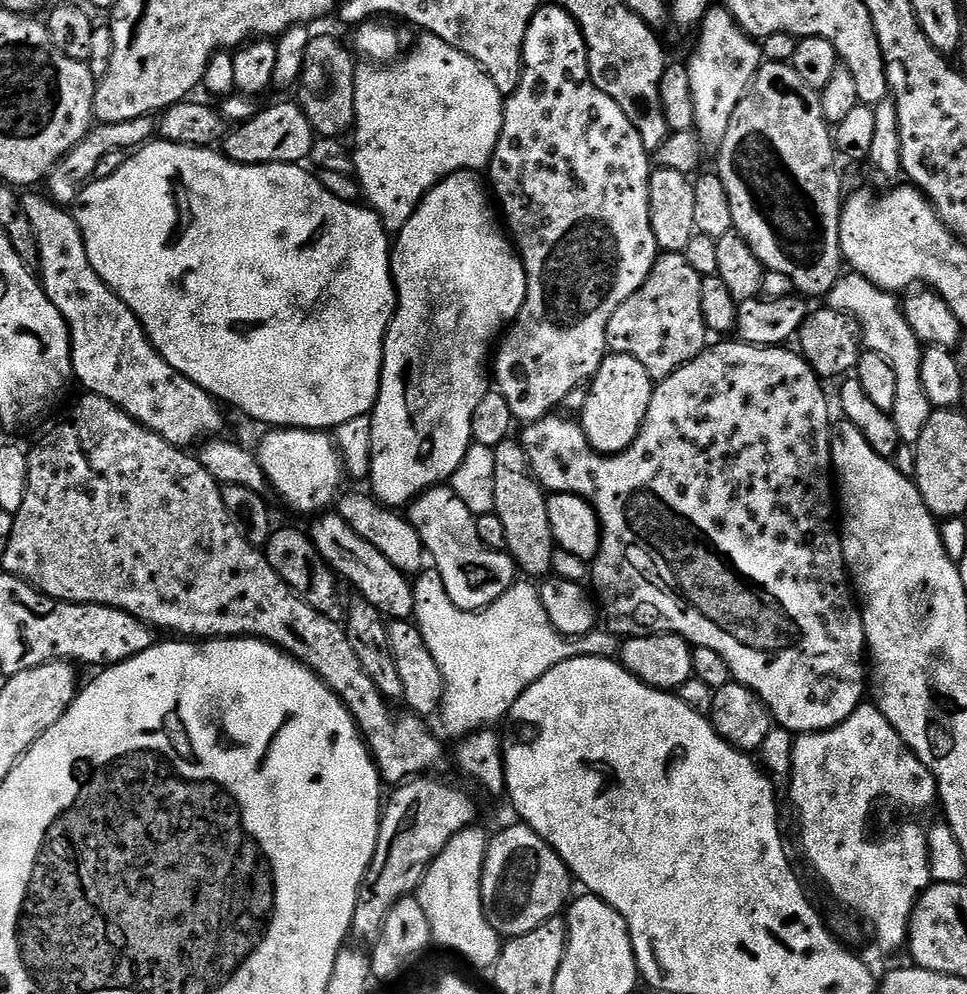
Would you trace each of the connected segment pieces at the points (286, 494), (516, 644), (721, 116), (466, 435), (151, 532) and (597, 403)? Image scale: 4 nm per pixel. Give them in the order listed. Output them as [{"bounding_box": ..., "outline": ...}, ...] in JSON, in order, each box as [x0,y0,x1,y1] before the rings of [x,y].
[{"bounding_box":[258,428,346,514],"outline":[[[278,428],[265,432],[268,433],[260,440],[258,459],[271,491],[276,491],[296,512],[319,514],[331,509],[341,495],[340,483],[346,480],[344,461],[340,459],[333,437],[327,431],[306,428]]]},{"bounding_box":[412,570,621,738],"outline":[[[425,570],[415,577],[412,585],[414,623],[420,629],[422,638],[426,638],[426,646],[430,646],[430,654],[434,654],[434,662],[438,662],[438,670],[442,670],[444,679],[444,697],[440,703],[438,721],[455,738],[471,736],[473,732],[482,732],[496,726],[503,716],[505,719],[511,713],[514,702],[522,698],[524,691],[534,686],[538,678],[554,670],[554,666],[579,656],[611,660],[619,653],[621,637],[608,630],[593,630],[575,638],[564,636],[550,622],[550,614],[546,614],[546,606],[542,606],[539,587],[532,582],[524,583],[528,584],[513,584],[510,590],[506,590],[506,594],[502,594],[502,598],[481,612],[467,612],[450,602],[450,594],[446,594],[442,578],[437,572]]]},{"bounding_box":[686,6,762,150],"outline":[[[722,6],[709,8],[698,25],[699,32],[696,49],[686,60],[690,90],[694,94],[694,131],[705,149],[716,150],[726,138],[726,130],[730,130],[730,118],[734,118],[738,102],[742,102],[756,81],[756,71],[762,63],[762,48]]]},{"bounding_box":[368,172,526,510],"outline":[[[455,172],[453,176],[447,176],[442,183],[430,189],[422,203],[414,210],[410,222],[406,222],[406,226],[402,226],[402,230],[395,237],[390,248],[392,281],[396,287],[396,313],[384,339],[380,393],[370,413],[372,417],[372,433],[370,434],[372,457],[370,458],[368,480],[370,485],[372,484],[371,495],[379,500],[384,507],[393,510],[403,509],[405,506],[411,505],[416,497],[428,491],[429,488],[451,481],[453,474],[458,470],[458,466],[462,466],[462,458],[466,458],[466,450],[474,442],[472,439],[472,415],[474,410],[478,410],[482,398],[486,398],[486,394],[490,390],[490,357],[493,355],[494,345],[501,339],[502,333],[515,320],[526,302],[524,264],[520,260],[513,241],[506,235],[505,229],[498,219],[497,209],[486,191],[485,181],[483,179],[480,181],[478,177],[479,175],[470,172]]]},{"bounding_box":[2,394,444,786],"outline":[[[91,394],[81,395],[81,400],[68,412],[68,417],[61,424],[56,424],[33,448],[28,452],[28,481],[26,482],[26,498],[22,498],[22,506],[14,513],[14,530],[10,533],[10,546],[6,546],[6,558],[2,561],[2,568],[7,575],[18,576],[27,584],[33,584],[42,594],[55,600],[70,602],[71,604],[105,604],[107,608],[117,608],[134,618],[141,620],[153,630],[169,628],[177,632],[180,638],[247,638],[249,640],[265,640],[266,643],[280,648],[302,661],[319,680],[348,707],[348,712],[360,727],[368,751],[376,761],[376,769],[380,772],[380,779],[385,785],[399,786],[409,780],[432,774],[436,767],[444,760],[444,748],[432,737],[425,721],[411,711],[403,710],[396,716],[391,703],[385,700],[383,694],[370,682],[370,678],[362,670],[362,662],[358,662],[358,654],[354,654],[350,647],[348,636],[344,632],[344,624],[338,620],[326,618],[326,614],[318,614],[314,606],[310,606],[286,582],[278,578],[278,574],[270,566],[267,555],[261,549],[250,546],[244,541],[240,527],[230,518],[226,510],[226,502],[222,502],[222,488],[216,479],[200,465],[195,455],[185,449],[176,448],[166,442],[149,428],[143,428],[134,418],[130,418],[114,402],[101,396]]]},{"bounding_box":[578,352,653,456],"outline":[[[617,352],[605,356],[602,366],[588,384],[586,406],[578,416],[592,449],[605,456],[627,450],[640,433],[646,410],[650,410],[653,391],[652,376],[638,358]]]}]

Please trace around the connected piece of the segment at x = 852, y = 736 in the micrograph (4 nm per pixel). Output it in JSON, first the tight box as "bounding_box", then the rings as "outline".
{"bounding_box":[788,702,938,952],"outline":[[[865,702],[856,709],[854,714],[850,714],[850,718],[846,718],[846,722],[828,728],[824,732],[806,732],[795,737],[792,745],[792,771],[788,782],[788,796],[792,799],[792,808],[796,811],[797,818],[800,819],[800,848],[804,851],[804,860],[812,867],[813,874],[824,883],[825,890],[842,907],[849,908],[858,919],[865,920],[872,927],[872,936],[876,939],[876,944],[882,951],[896,952],[899,948],[903,949],[908,943],[908,923],[912,917],[914,906],[920,895],[928,889],[929,884],[933,883],[932,867],[928,857],[928,833],[923,827],[920,829],[916,824],[908,824],[905,828],[898,829],[893,836],[884,836],[881,840],[875,840],[868,833],[868,819],[872,816],[872,807],[879,800],[889,800],[890,803],[897,804],[900,808],[909,808],[912,812],[920,812],[923,808],[930,807],[931,804],[935,805],[938,800],[938,793],[936,779],[933,778],[931,770],[908,749],[906,742],[902,742],[898,730],[894,730],[894,726],[890,726],[890,722],[876,708],[875,703]]]}

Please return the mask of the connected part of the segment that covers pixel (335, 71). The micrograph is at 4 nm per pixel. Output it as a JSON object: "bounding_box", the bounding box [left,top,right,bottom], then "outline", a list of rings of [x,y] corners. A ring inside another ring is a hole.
{"bounding_box":[296,35,356,139],"outline":[[[315,35],[306,48],[303,72],[298,81],[296,103],[306,114],[313,133],[321,139],[339,139],[355,127],[354,78],[356,60],[351,52],[334,36]]]}

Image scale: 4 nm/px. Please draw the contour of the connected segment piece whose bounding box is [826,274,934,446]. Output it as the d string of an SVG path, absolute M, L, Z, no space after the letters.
M855 274L841 275L835 286L828 291L827 307L845 312L860 324L867 351L882 354L890 366L894 366L894 375L898 378L898 394L894 401L892 421L898 426L898 434L905 445L914 446L918 438L922 438L930 414L934 411L930 398L926 398L926 390L922 390L922 358L924 348L914 330L910 330L910 322L906 322L906 314L901 301L895 295L870 282L865 276Z

